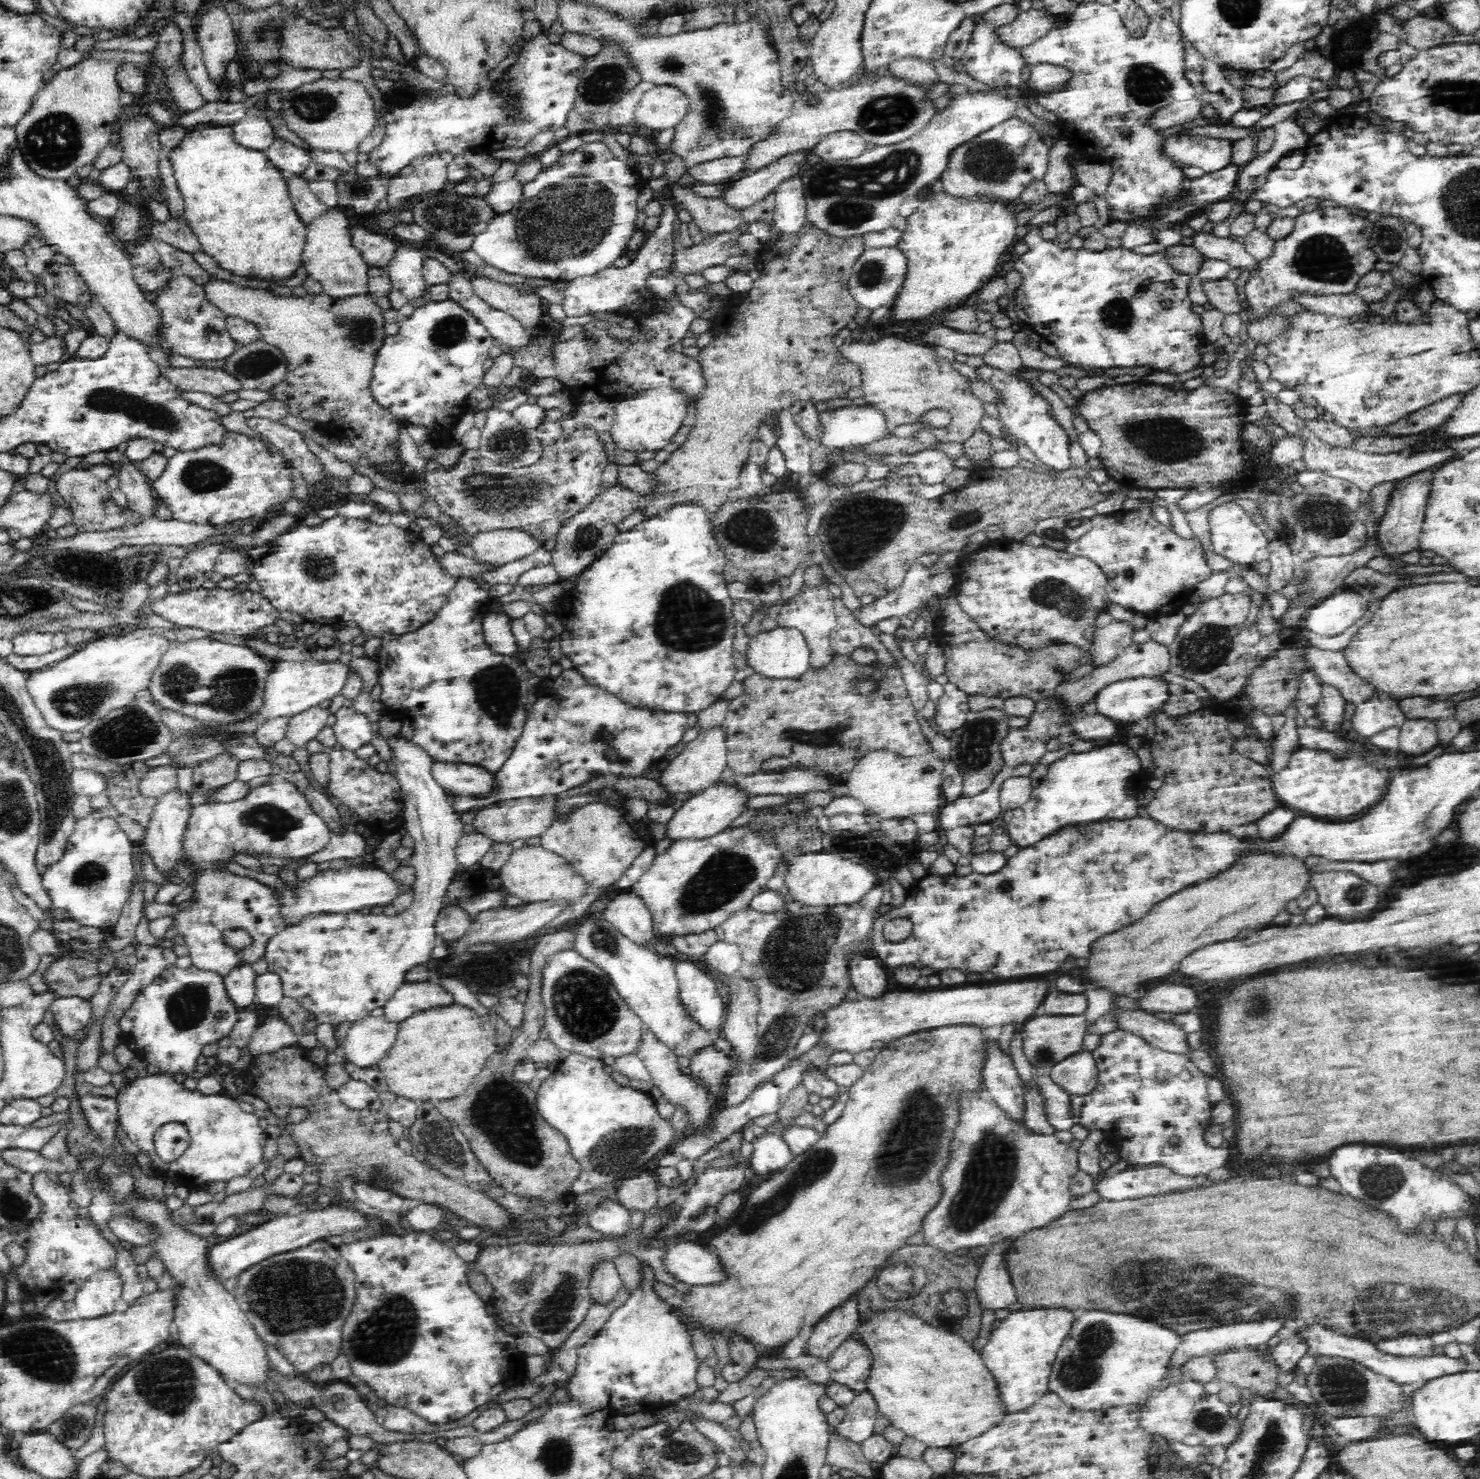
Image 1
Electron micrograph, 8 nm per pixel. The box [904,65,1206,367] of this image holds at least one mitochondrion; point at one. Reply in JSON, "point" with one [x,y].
{"point":[991,162]}

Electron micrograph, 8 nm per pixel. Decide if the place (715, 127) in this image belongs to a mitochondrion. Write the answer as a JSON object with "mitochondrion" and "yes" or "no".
{"mitochondrion":"yes"}

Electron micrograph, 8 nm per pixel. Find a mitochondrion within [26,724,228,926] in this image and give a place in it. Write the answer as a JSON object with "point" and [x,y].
{"point":[92,873]}

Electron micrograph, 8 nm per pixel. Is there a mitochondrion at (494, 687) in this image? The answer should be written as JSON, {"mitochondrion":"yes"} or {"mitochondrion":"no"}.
{"mitochondrion":"yes"}

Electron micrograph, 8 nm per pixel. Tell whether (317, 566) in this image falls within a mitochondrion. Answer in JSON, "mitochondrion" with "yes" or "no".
{"mitochondrion":"yes"}

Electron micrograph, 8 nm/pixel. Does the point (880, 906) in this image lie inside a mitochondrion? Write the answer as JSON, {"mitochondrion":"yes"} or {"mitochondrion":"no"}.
{"mitochondrion":"no"}

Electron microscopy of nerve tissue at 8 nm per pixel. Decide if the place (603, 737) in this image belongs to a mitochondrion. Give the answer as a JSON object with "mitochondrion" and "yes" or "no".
{"mitochondrion":"yes"}

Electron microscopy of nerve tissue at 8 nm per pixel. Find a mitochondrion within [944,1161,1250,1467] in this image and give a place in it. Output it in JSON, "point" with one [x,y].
{"point":[1080,1370]}

